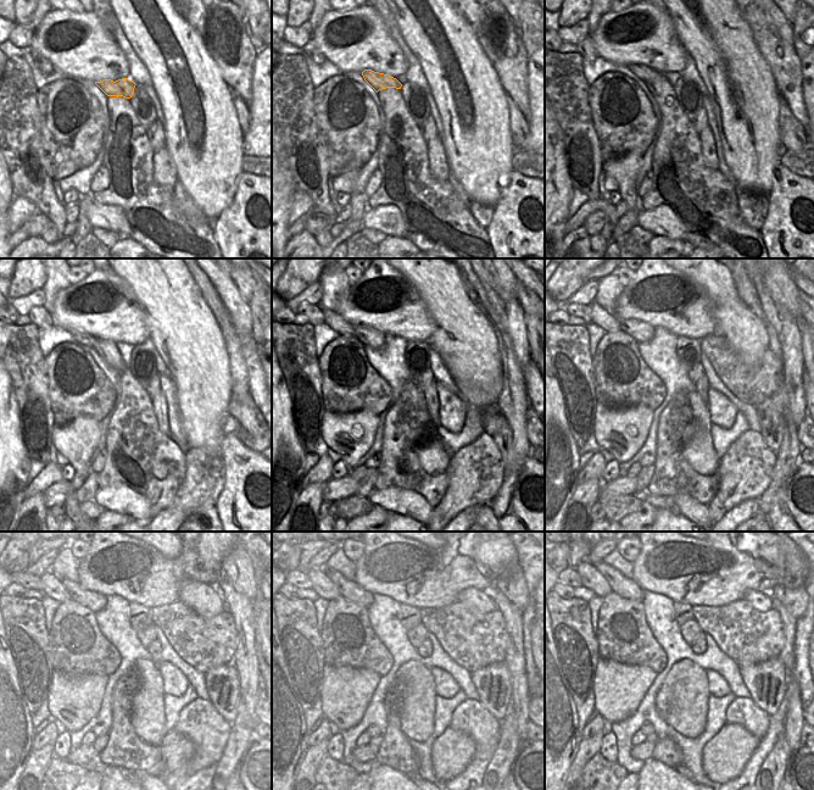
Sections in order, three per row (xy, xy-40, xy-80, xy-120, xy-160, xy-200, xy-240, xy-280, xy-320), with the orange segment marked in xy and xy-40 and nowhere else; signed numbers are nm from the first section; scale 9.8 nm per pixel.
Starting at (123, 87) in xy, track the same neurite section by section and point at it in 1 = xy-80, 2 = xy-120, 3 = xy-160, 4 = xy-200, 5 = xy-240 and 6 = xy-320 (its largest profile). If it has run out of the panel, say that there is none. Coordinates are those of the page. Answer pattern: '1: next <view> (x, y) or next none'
1: next xy-80 (645, 73)
2: next xy-120 (82, 338)
3: next xy-160 (333, 320)
4: next xy-200 (606, 320)
5: next xy-240 (53, 588)
6: next xy-320 (590, 577)

